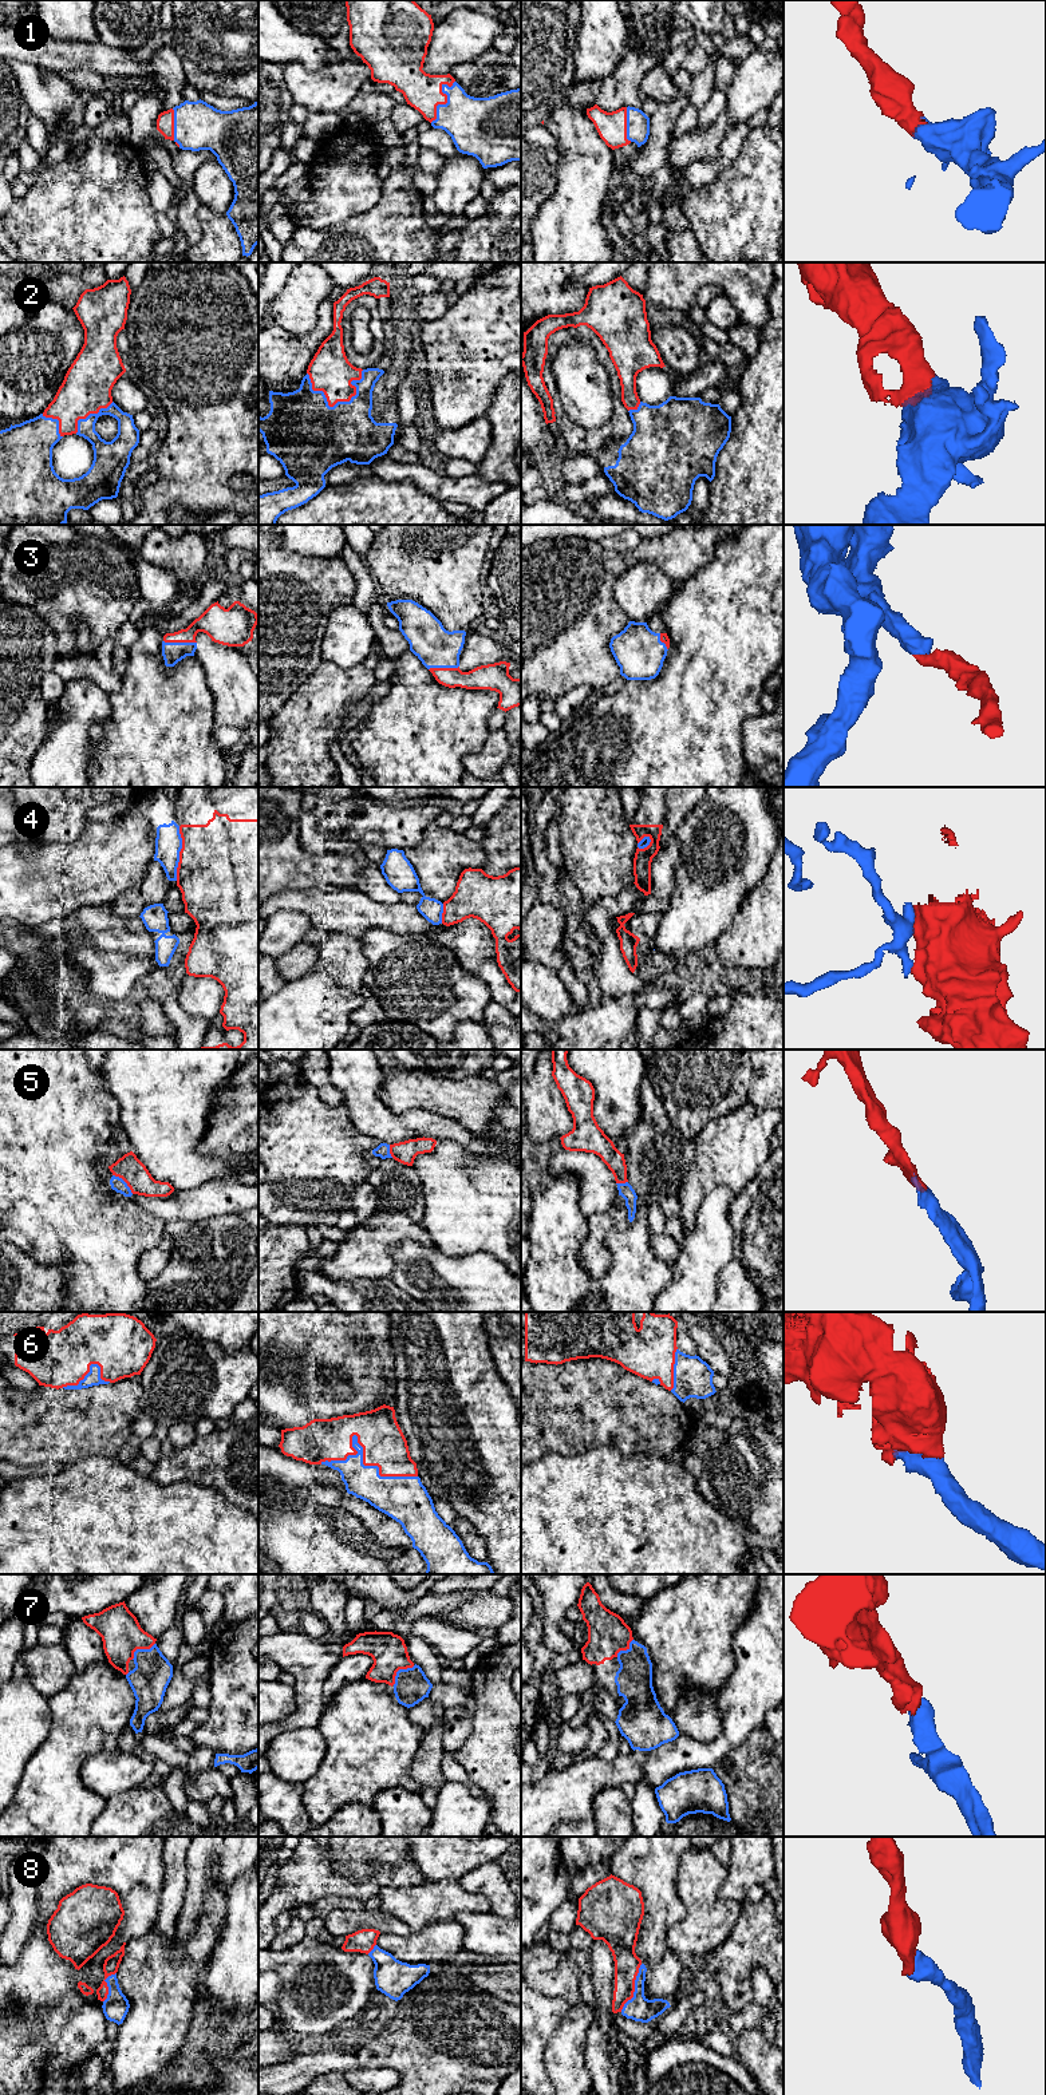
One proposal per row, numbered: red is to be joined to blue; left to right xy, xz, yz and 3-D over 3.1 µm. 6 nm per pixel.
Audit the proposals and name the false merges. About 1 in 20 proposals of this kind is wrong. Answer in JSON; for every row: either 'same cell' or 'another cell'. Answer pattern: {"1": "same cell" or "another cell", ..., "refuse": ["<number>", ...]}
{"1": "same cell", "2": "same cell", "3": "same cell", "4": "another cell", "5": "same cell", "6": "same cell", "7": "same cell", "8": "same cell", "refuse": ["4"]}

